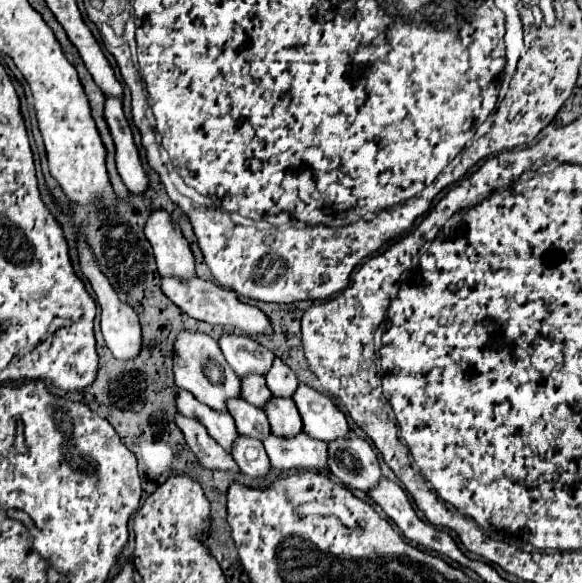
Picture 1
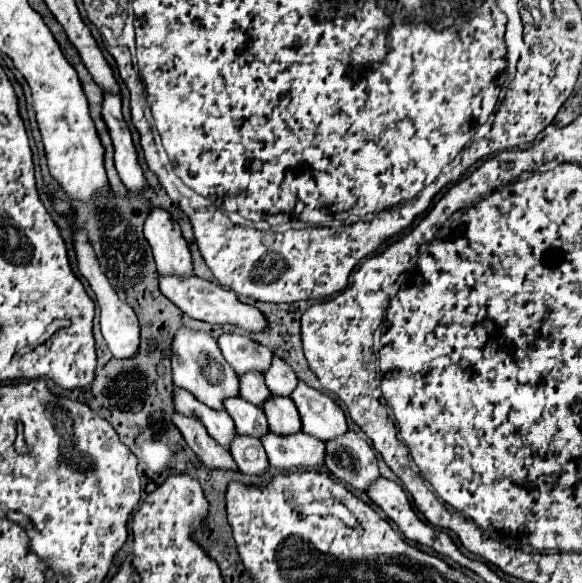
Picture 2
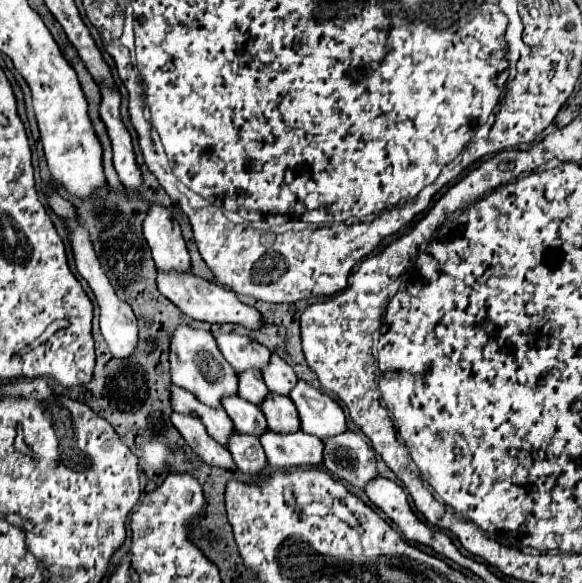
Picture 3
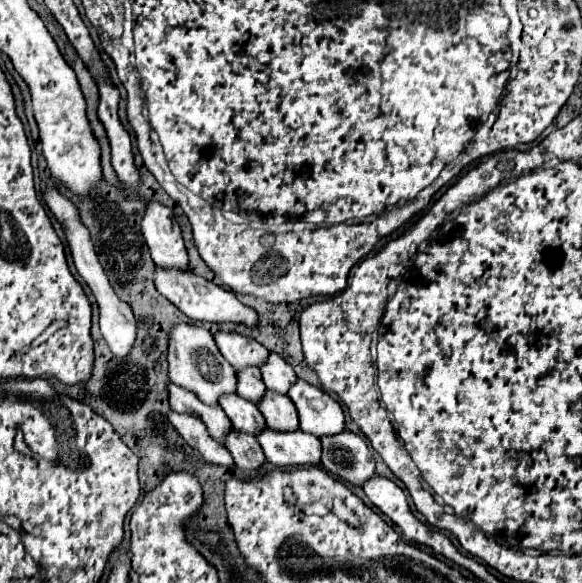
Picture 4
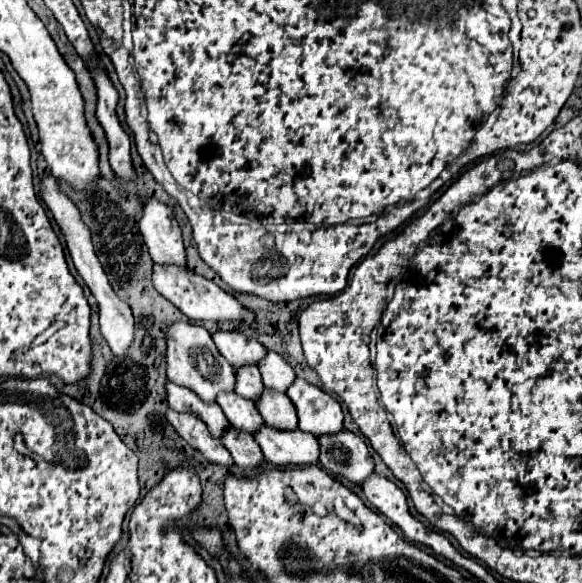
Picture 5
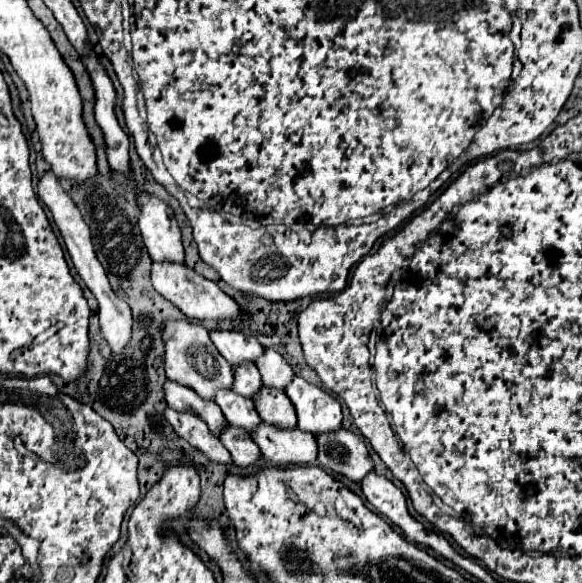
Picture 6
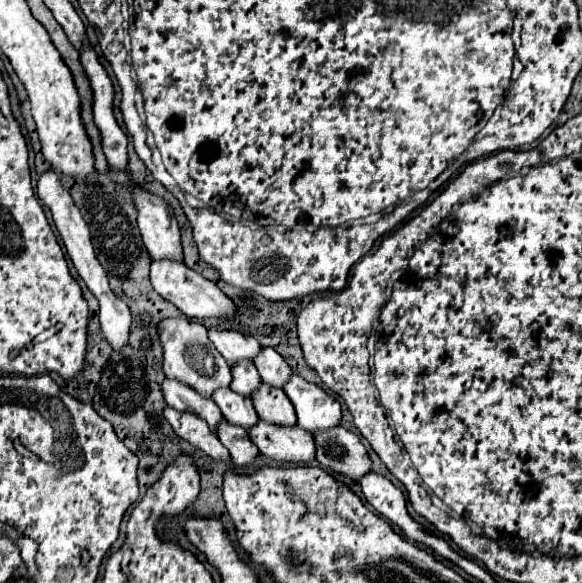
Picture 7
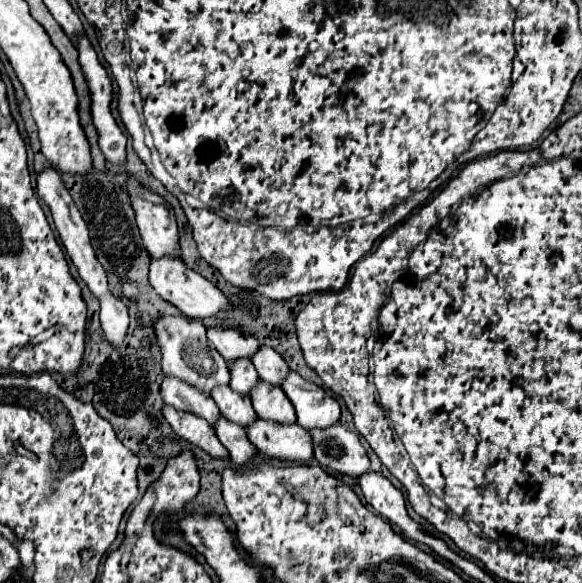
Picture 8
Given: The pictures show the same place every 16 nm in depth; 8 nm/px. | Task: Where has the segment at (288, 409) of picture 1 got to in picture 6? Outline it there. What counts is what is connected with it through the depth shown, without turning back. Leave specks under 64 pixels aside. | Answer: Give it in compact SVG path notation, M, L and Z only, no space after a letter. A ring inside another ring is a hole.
M264 386L254 404L266 424L276 428L296 428L296 410L284 392L276 392L274 388Z

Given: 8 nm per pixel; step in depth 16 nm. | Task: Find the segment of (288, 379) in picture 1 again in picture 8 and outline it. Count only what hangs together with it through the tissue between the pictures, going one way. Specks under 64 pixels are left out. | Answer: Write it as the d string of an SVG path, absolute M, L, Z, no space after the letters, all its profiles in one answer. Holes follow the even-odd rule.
M260 346L260 352L252 358L252 364L256 366L256 370L260 372L260 378L272 386L282 386L282 382L288 378L290 368L284 362L284 358L274 352L268 346Z

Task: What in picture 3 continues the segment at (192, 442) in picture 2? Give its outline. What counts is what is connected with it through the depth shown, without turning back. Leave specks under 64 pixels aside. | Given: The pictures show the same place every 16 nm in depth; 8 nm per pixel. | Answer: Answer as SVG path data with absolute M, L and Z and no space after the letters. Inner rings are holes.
M174 412L172 424L178 428L178 432L186 440L186 444L200 456L200 460L204 464L224 468L224 470L232 470L232 472L236 470L236 464L230 456L230 452L224 446L216 444L216 440L210 438L210 434L206 432L204 424L198 418Z

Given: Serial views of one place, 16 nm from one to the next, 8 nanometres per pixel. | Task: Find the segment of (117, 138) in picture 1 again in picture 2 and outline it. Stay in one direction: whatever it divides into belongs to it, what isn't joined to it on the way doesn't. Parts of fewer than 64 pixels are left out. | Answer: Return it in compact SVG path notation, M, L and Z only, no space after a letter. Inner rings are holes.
M104 94L104 108L102 108L104 122L108 124L112 142L114 142L114 162L116 170L130 192L140 194L146 188L146 178L142 166L138 162L138 152L132 142L132 132L122 116L122 102L120 96Z

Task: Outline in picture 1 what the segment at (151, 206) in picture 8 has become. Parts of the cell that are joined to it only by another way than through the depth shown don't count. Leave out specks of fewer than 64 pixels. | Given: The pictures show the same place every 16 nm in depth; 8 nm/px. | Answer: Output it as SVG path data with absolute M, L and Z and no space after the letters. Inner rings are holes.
M152 212L144 234L152 244L160 276L176 276L178 280L192 280L192 276L196 276L196 260L190 242L182 236L180 226L170 220L168 212Z

